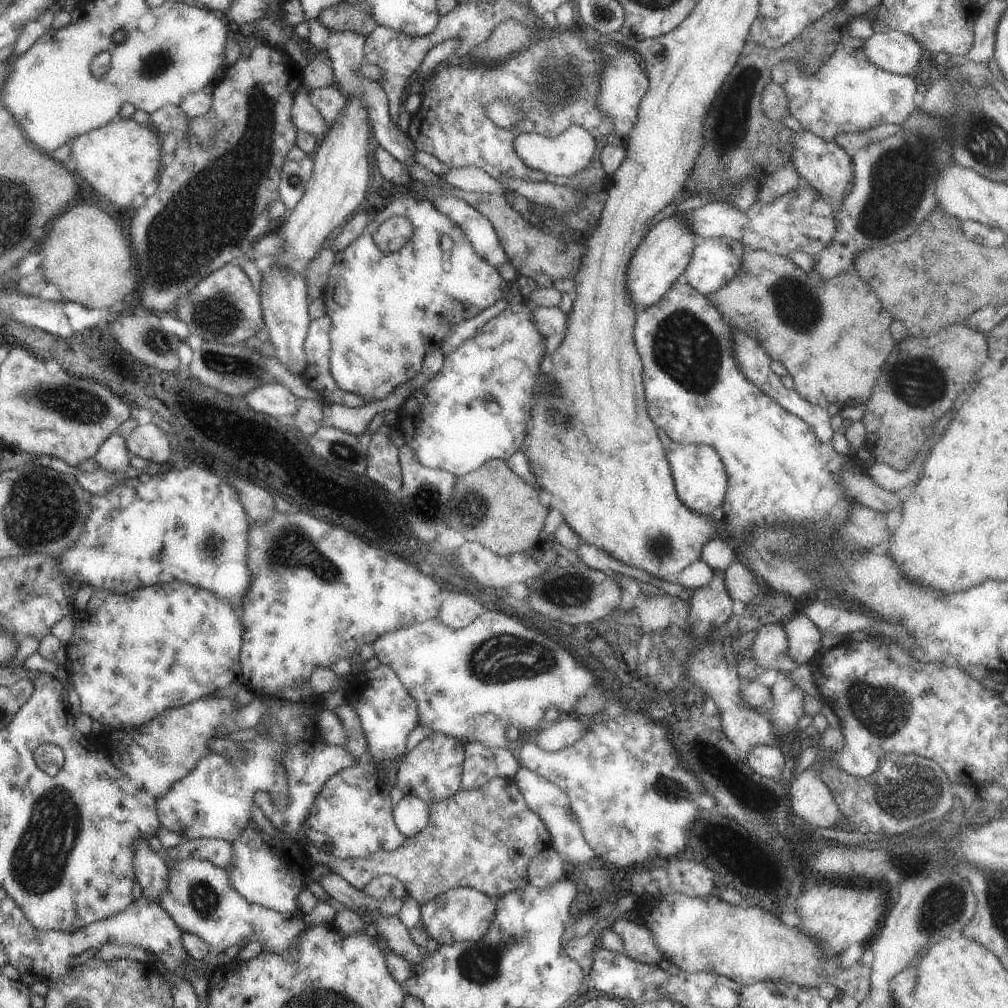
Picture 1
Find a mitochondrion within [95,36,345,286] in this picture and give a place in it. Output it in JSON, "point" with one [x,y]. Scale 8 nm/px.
{"point":[156,65]}

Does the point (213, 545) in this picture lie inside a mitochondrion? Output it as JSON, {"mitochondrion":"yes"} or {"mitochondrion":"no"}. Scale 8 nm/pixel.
{"mitochondrion":"yes"}

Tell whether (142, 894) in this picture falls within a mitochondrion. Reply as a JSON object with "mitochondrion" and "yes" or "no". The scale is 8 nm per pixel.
{"mitochondrion":"no"}

